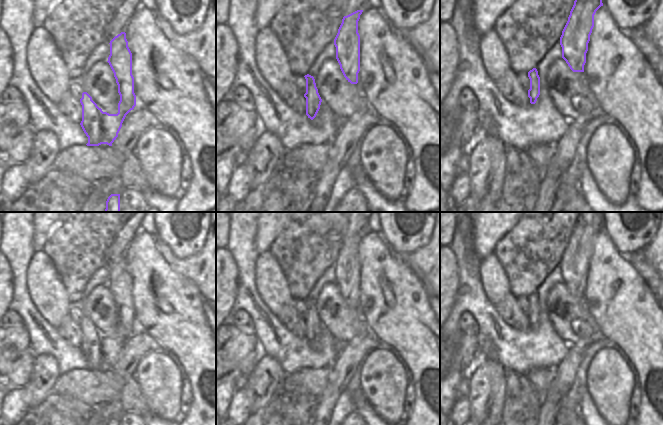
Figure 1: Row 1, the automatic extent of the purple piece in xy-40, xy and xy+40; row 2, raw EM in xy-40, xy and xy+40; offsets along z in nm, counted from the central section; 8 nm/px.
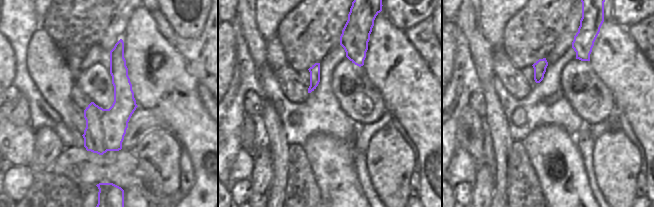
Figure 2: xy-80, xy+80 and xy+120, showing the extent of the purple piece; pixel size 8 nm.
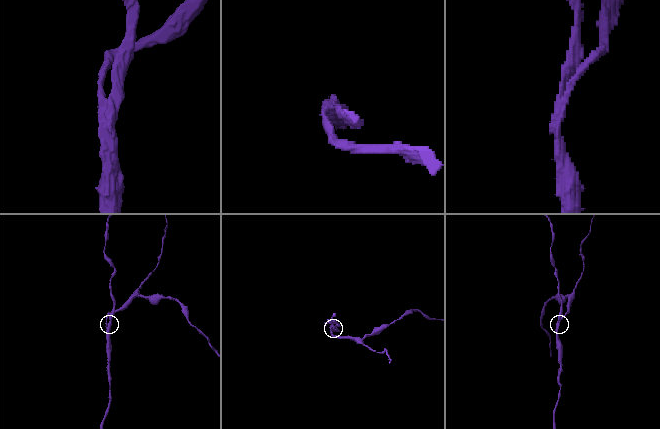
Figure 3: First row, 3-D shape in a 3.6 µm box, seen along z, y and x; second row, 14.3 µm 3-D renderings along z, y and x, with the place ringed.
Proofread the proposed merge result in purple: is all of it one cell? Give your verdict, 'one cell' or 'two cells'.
two cells

